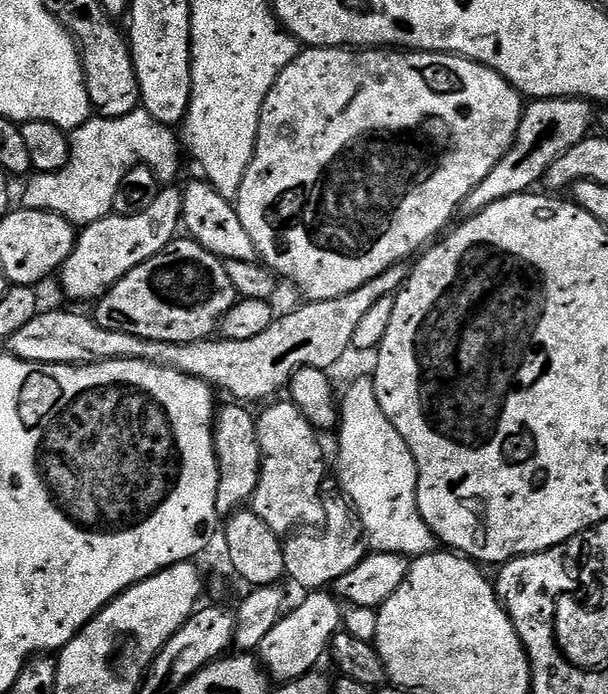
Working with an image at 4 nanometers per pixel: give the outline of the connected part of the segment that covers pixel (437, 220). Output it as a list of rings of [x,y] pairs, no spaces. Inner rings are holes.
[[[348,46],[305,47],[284,67],[282,74],[278,74],[270,94],[266,94],[254,158],[246,170],[246,178],[242,178],[240,193],[234,201],[236,213],[238,218],[242,218],[242,226],[246,226],[246,234],[254,238],[259,259],[273,269],[277,277],[284,279],[285,276],[309,301],[342,298],[342,294],[350,294],[350,290],[358,290],[358,286],[366,286],[370,278],[378,278],[382,270],[403,264],[409,259],[407,256],[415,257],[421,250],[427,249],[430,242],[453,223],[452,215],[455,217],[459,213],[461,202],[510,150],[525,107],[525,97],[510,81],[502,78],[502,74],[465,56],[415,50],[353,50]]]

